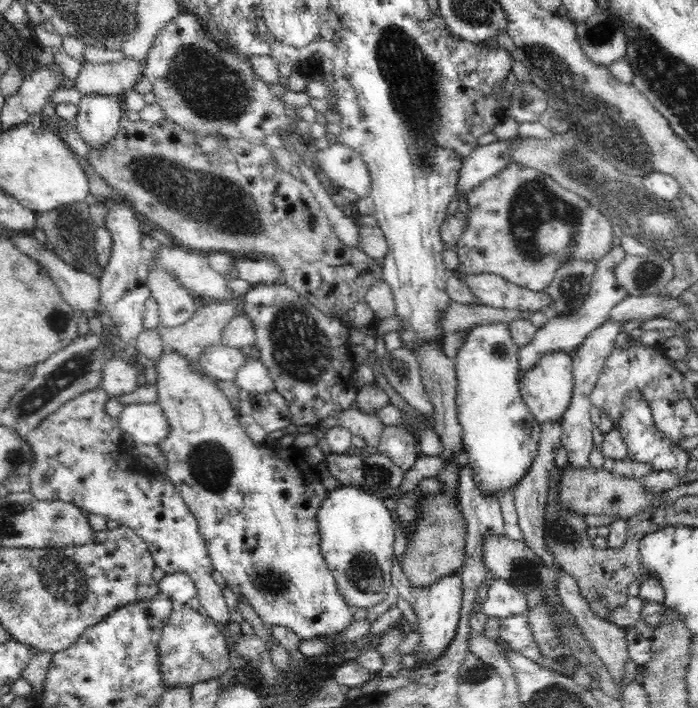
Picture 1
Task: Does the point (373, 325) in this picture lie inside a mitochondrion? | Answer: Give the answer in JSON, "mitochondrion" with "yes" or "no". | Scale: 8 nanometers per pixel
{"mitochondrion":"no"}

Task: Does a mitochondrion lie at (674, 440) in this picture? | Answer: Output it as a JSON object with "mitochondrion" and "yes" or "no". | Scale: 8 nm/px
{"mitochondrion":"no"}

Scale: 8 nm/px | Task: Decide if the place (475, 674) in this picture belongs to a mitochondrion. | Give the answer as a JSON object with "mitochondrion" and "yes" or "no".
{"mitochondrion":"yes"}

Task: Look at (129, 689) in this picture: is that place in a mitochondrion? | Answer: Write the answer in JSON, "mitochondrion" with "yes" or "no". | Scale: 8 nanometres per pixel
{"mitochondrion":"no"}

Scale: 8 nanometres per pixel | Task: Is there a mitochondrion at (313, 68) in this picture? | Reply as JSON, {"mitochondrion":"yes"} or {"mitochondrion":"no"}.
{"mitochondrion":"no"}

